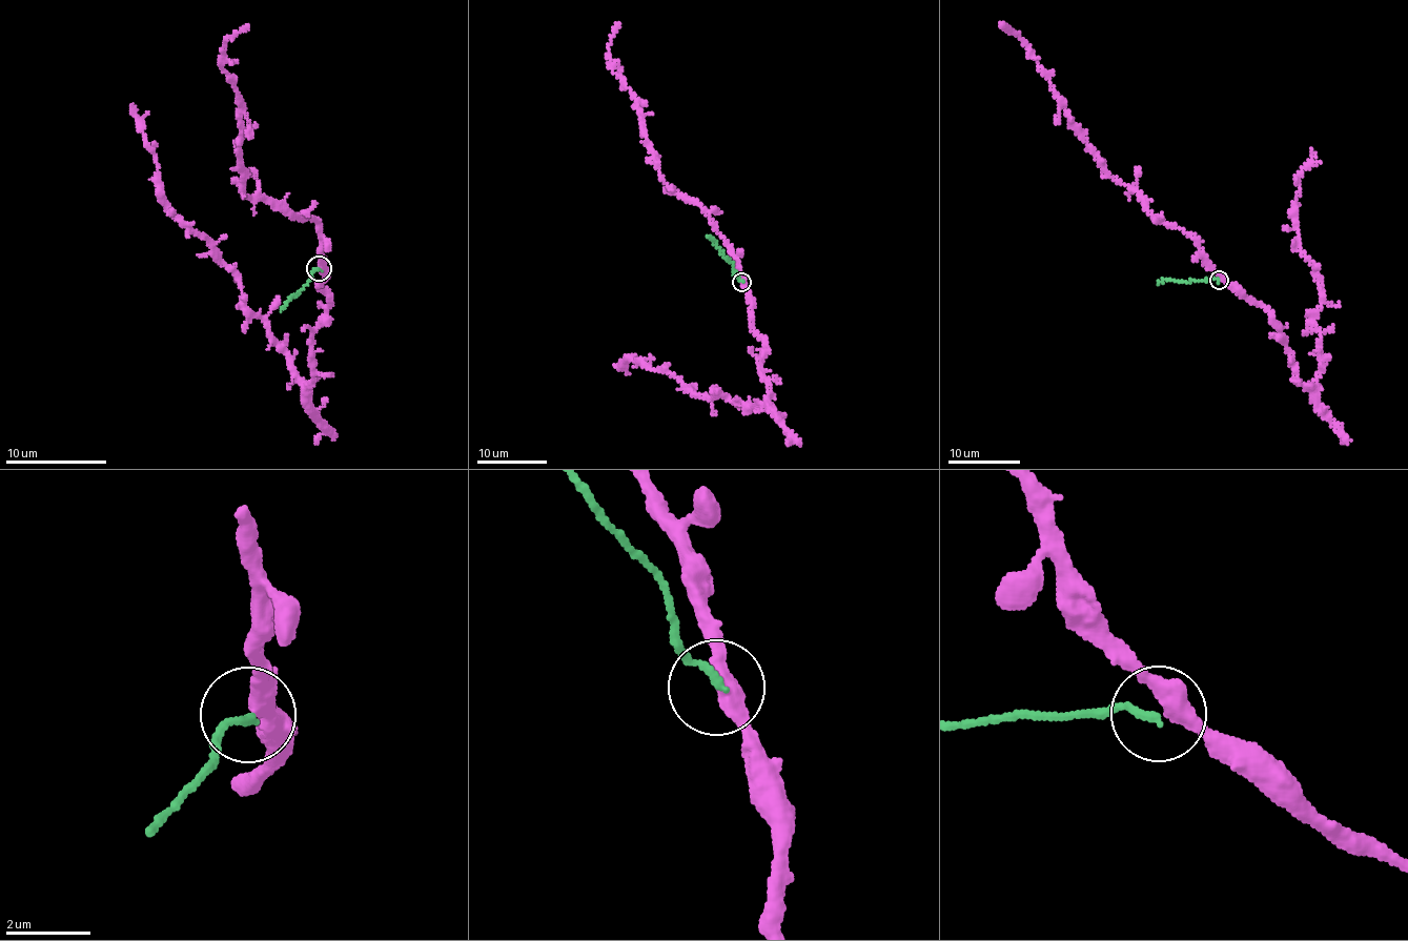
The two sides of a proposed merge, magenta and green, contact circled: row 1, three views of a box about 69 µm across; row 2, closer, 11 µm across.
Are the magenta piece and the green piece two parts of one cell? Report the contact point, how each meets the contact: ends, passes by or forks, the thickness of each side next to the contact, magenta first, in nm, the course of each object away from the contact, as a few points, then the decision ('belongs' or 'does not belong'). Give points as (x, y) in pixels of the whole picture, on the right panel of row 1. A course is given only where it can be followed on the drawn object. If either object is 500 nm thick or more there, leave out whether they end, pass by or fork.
at (1219, 280); magenta passes by; green ends there; 400 nm thick on the magenta side, 180 nm on the other; magenta runs (1220, 280), (1270, 316), (1294, 376), (1311, 387), (1322, 363), (1313, 321), (1322, 297), (1297, 217), (1310, 149); green runs (1219, 280), (1181, 282), (1165, 279), (1157, 284); does not belong

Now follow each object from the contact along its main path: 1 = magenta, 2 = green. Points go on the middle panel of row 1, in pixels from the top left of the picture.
1: (741, 283), (751, 327), (764, 348), (766, 401), (751, 407), (693, 392), (669, 373), (630, 358), (615, 364)
2: (741, 282), (735, 274), (733, 264), (708, 236)

